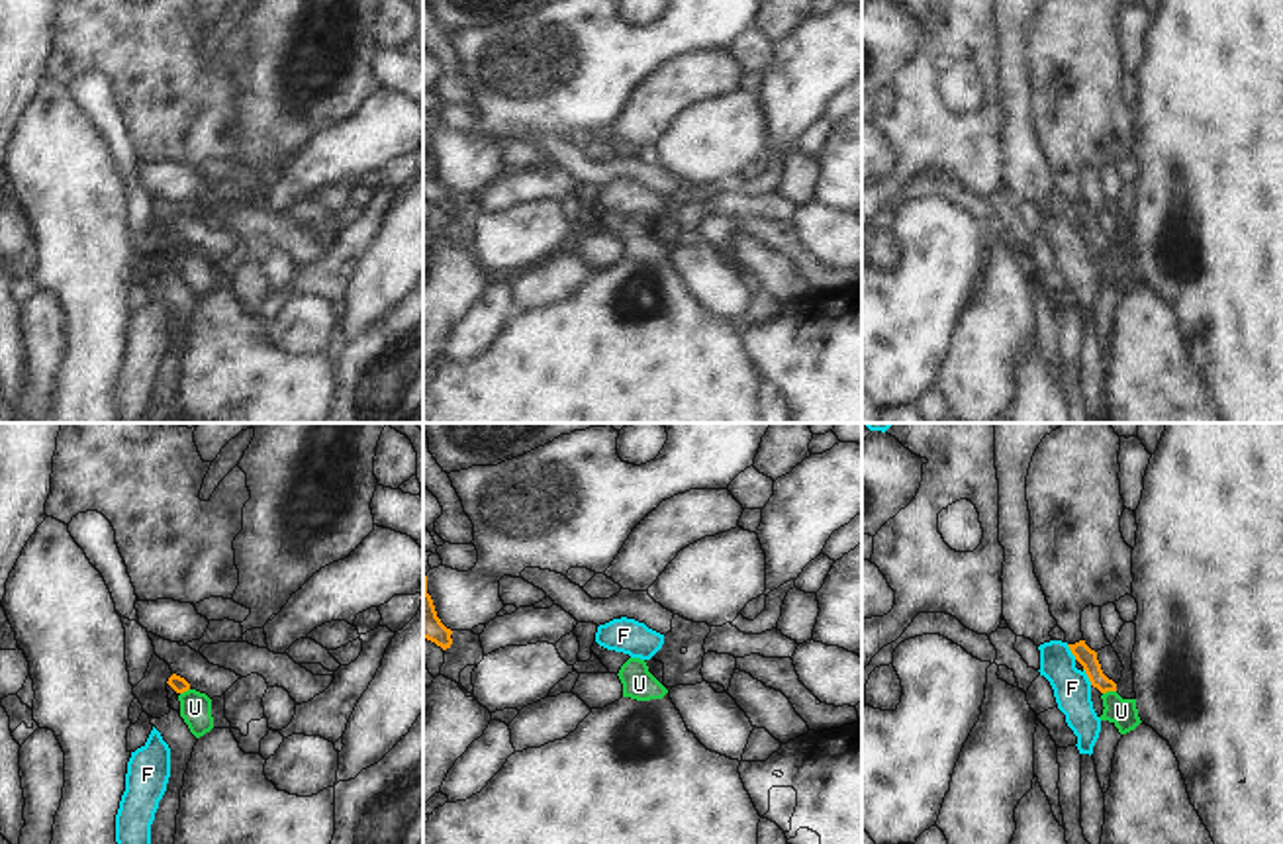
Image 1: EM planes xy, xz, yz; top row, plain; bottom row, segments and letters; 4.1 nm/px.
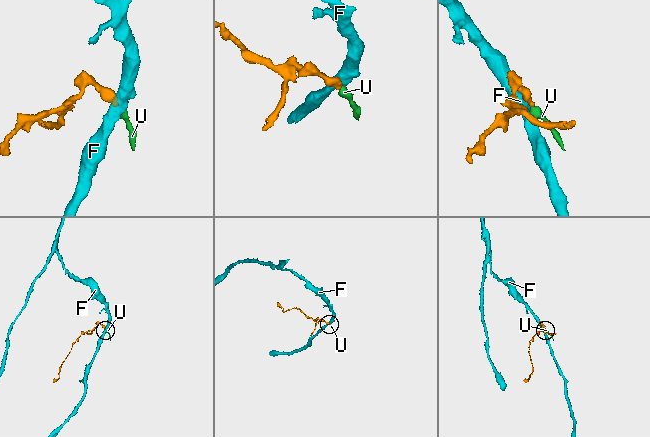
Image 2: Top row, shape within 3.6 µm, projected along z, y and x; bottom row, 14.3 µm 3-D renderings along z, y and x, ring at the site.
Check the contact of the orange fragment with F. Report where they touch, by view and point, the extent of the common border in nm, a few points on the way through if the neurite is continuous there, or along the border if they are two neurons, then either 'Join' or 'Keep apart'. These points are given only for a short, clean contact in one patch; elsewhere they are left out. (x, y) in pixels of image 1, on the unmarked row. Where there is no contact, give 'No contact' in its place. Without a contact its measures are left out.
Touches orange at yz (1088, 237). Shared border 80 nm. Boundary: yz (1084, 230), (1092, 245). Keep apart

